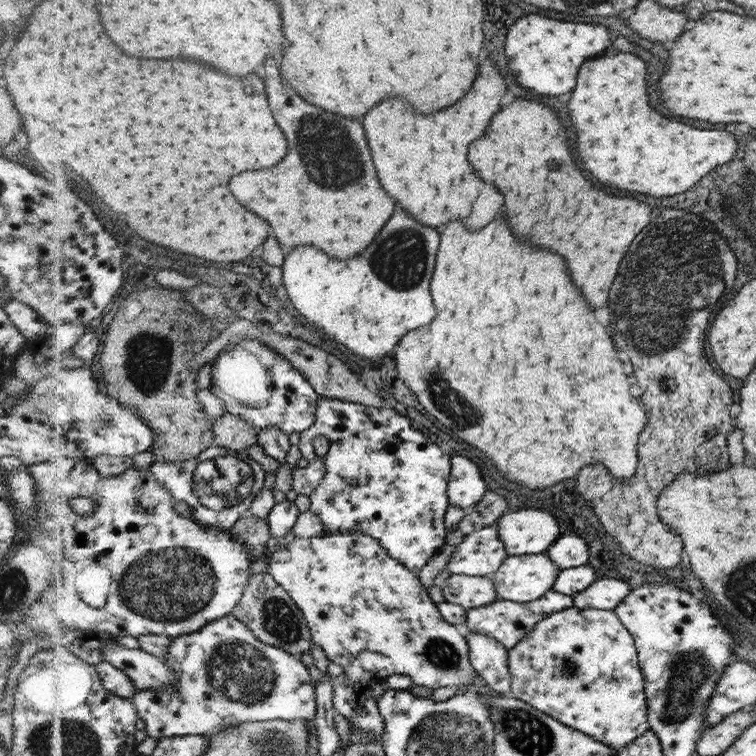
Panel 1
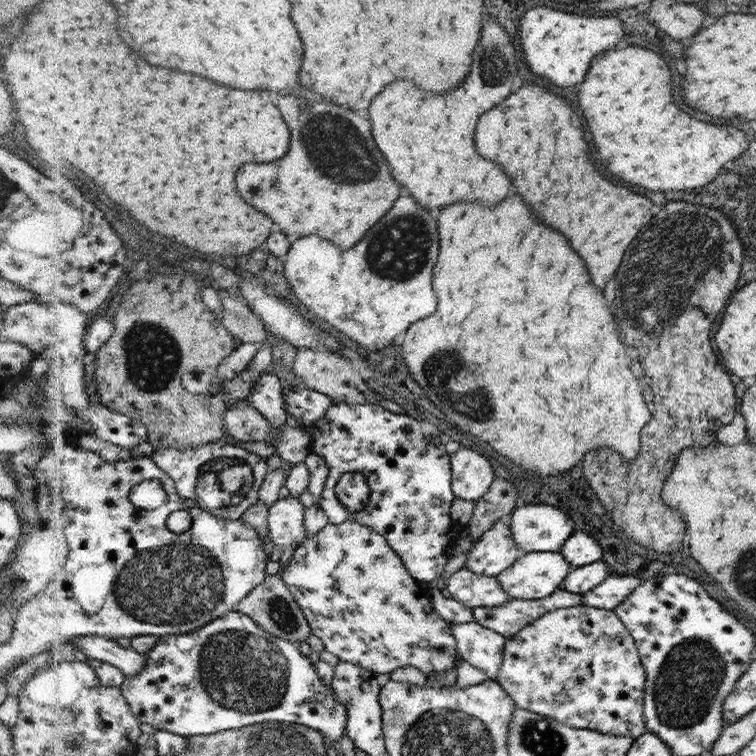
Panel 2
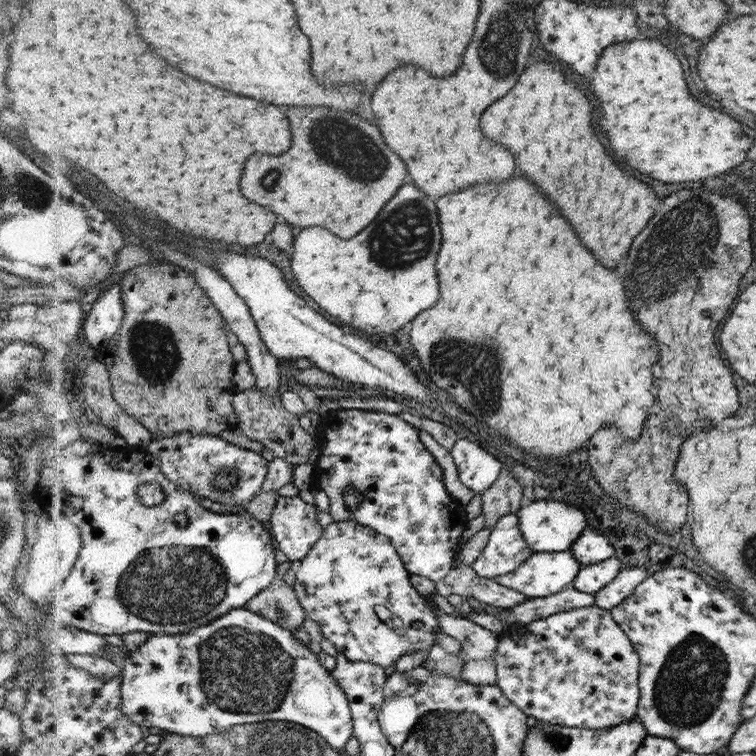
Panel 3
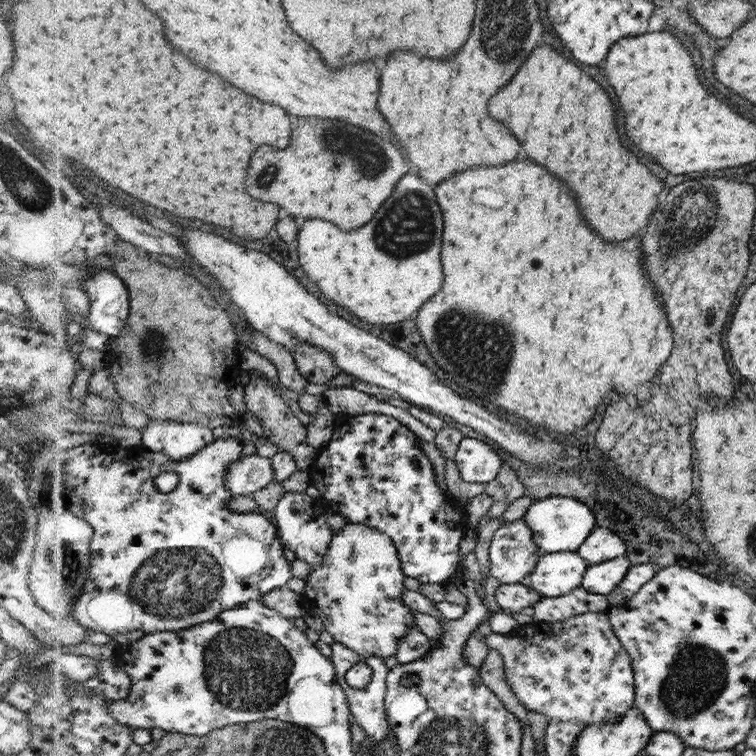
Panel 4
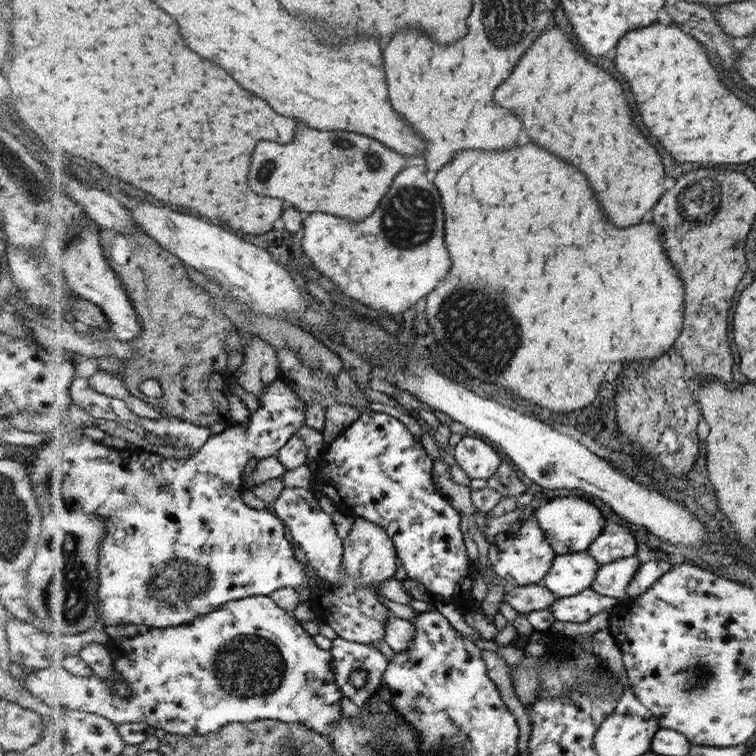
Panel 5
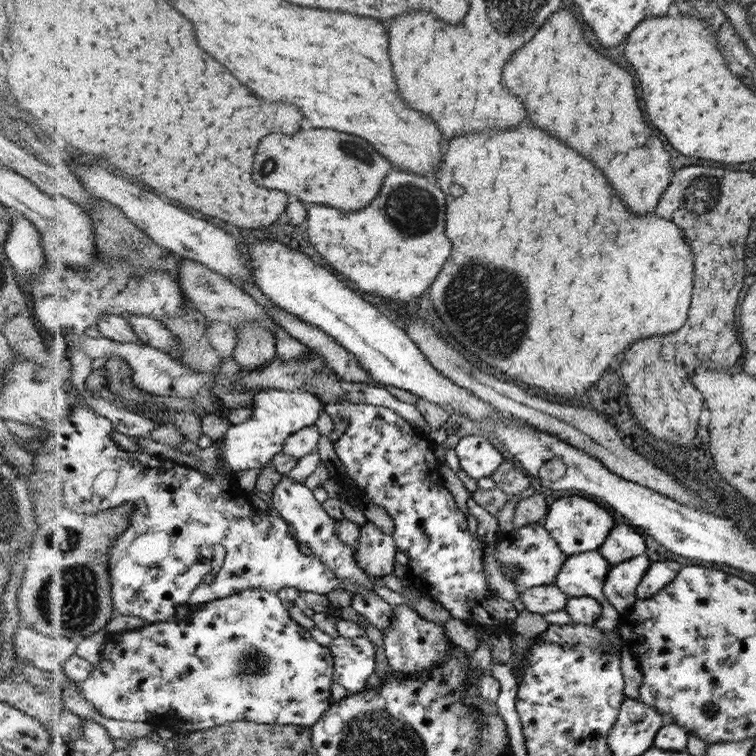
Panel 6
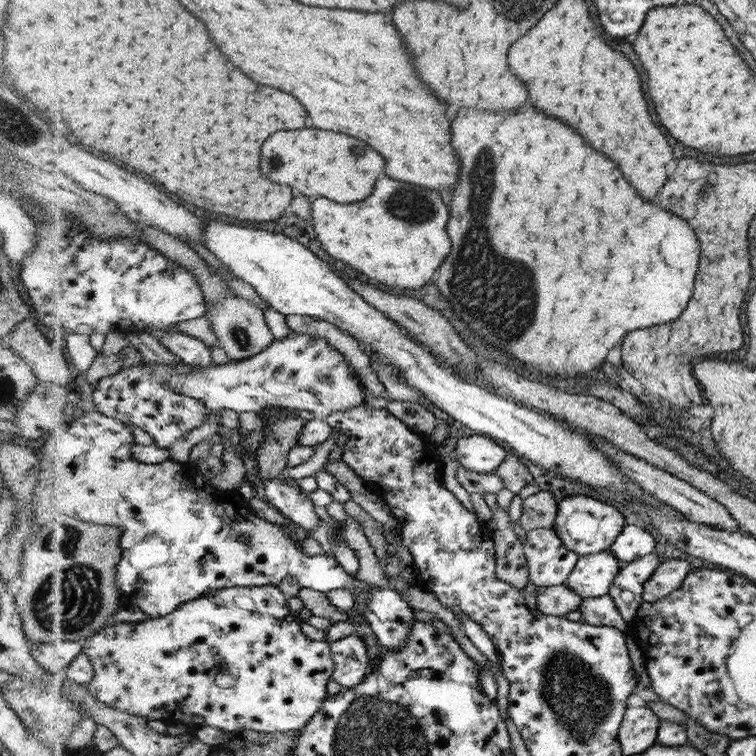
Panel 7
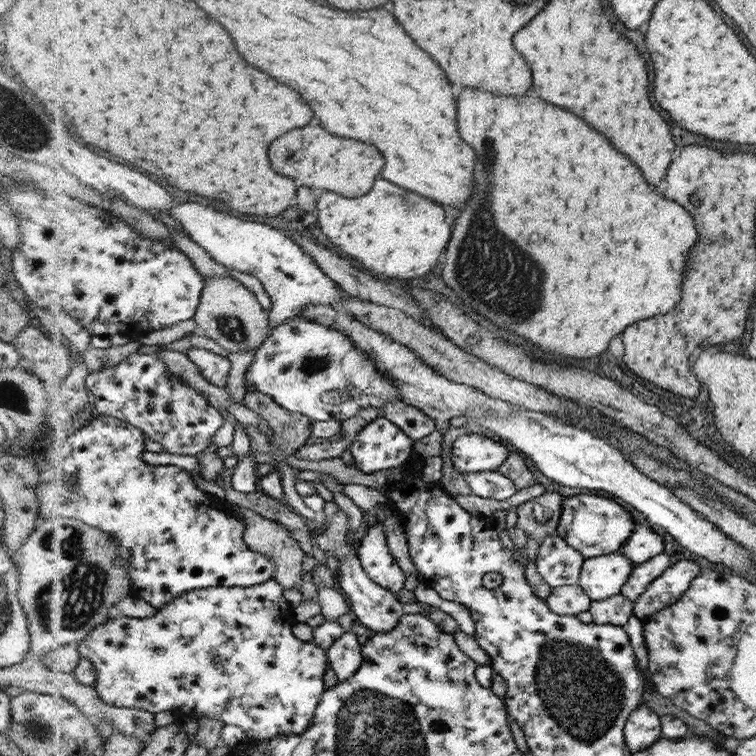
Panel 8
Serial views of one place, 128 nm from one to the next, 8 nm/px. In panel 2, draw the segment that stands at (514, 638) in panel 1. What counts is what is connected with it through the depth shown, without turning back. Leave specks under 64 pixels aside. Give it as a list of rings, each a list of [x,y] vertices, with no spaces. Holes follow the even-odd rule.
[[[560,588],[552,595],[538,600],[510,599],[502,606],[492,608],[476,607],[473,609],[474,621],[499,632],[508,638],[529,624],[559,608],[575,607],[583,602],[580,593],[568,592]]]

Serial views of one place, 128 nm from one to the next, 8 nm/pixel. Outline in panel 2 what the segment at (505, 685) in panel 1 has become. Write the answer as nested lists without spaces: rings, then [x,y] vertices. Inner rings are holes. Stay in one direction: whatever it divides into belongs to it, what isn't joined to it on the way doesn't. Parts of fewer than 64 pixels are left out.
[[[476,621],[451,624],[451,631],[455,635],[459,656],[483,670],[488,679],[497,682],[507,638]]]

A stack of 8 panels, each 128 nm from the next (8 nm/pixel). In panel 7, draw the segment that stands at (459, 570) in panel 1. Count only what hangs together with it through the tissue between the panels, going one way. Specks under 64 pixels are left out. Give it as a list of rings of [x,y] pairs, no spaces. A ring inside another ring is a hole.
[[[536,528],[528,530],[523,545],[529,564],[529,582],[538,587],[567,584],[569,574],[578,562],[579,554],[576,551],[568,550],[553,529]]]

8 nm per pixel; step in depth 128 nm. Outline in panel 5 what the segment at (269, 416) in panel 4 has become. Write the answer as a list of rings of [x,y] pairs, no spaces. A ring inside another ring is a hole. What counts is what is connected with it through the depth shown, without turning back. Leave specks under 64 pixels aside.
[[[256,337],[245,349],[244,365],[238,373],[240,384],[261,400],[268,387],[282,378],[278,348],[263,337]]]

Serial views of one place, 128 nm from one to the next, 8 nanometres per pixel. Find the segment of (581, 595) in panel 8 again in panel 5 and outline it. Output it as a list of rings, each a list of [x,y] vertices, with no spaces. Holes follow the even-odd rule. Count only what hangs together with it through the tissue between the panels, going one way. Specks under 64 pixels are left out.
[[[543,584],[513,586],[506,589],[504,600],[518,613],[550,609],[557,597]]]

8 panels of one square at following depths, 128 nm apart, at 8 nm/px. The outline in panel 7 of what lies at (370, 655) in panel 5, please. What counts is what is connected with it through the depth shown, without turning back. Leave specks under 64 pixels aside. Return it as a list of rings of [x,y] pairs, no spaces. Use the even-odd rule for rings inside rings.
[[[360,633],[331,642],[330,649],[335,663],[331,678],[348,689],[360,684],[370,670],[366,646]]]

